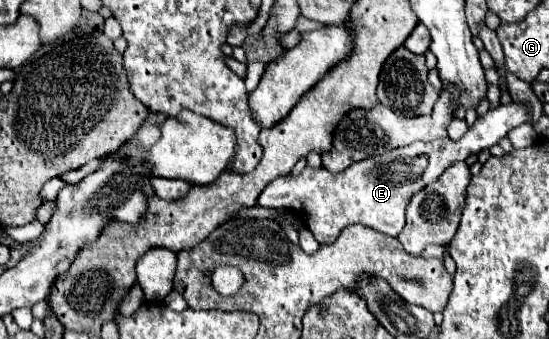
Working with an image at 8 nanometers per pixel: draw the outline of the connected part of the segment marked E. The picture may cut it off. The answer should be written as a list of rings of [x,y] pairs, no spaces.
[[[498,105],[484,117],[478,117],[476,123],[458,141],[452,141],[448,137],[432,143],[416,141],[406,147],[390,149],[382,155],[358,161],[342,173],[330,173],[324,167],[304,167],[304,171],[296,177],[282,175],[268,183],[258,197],[258,205],[296,213],[302,221],[306,221],[306,227],[322,245],[334,243],[338,233],[354,223],[362,223],[390,237],[398,237],[406,223],[406,207],[416,191],[436,181],[452,163],[464,161],[472,153],[480,153],[482,149],[498,145],[498,141],[506,137],[510,129],[530,121],[530,115],[526,113],[526,105]]]

